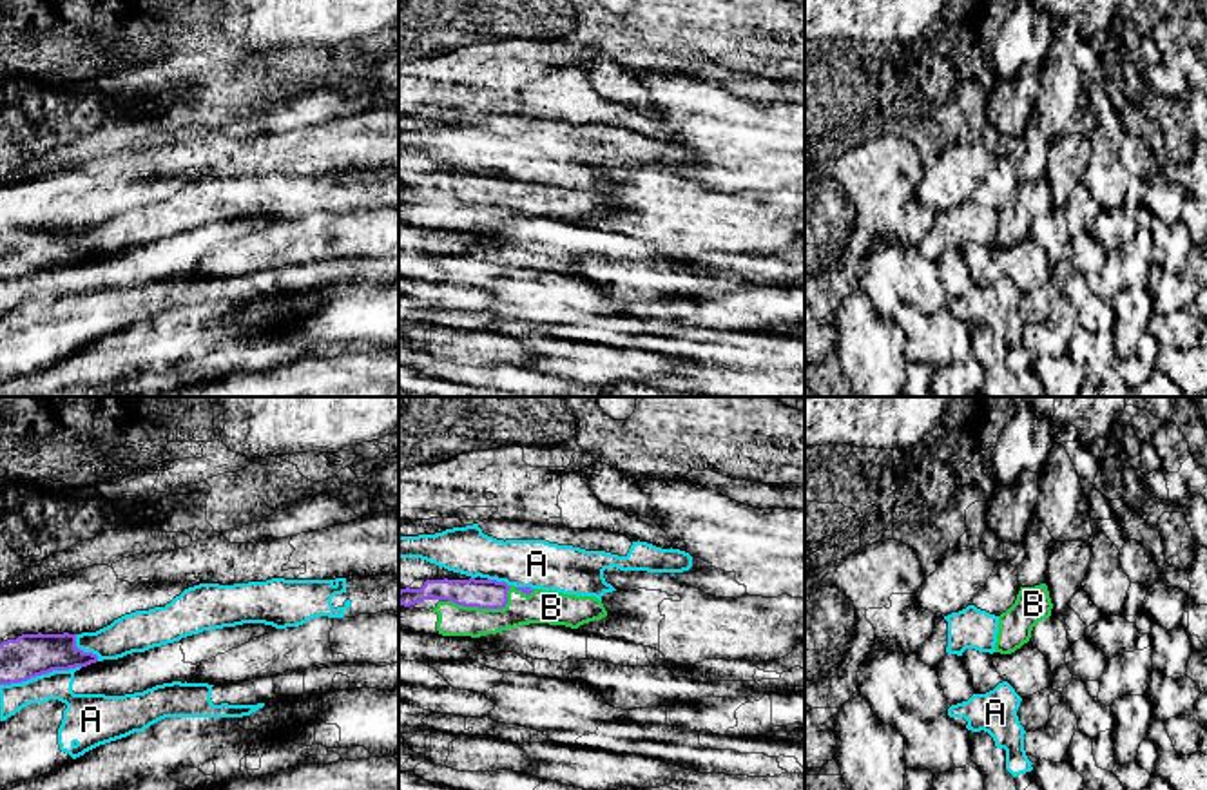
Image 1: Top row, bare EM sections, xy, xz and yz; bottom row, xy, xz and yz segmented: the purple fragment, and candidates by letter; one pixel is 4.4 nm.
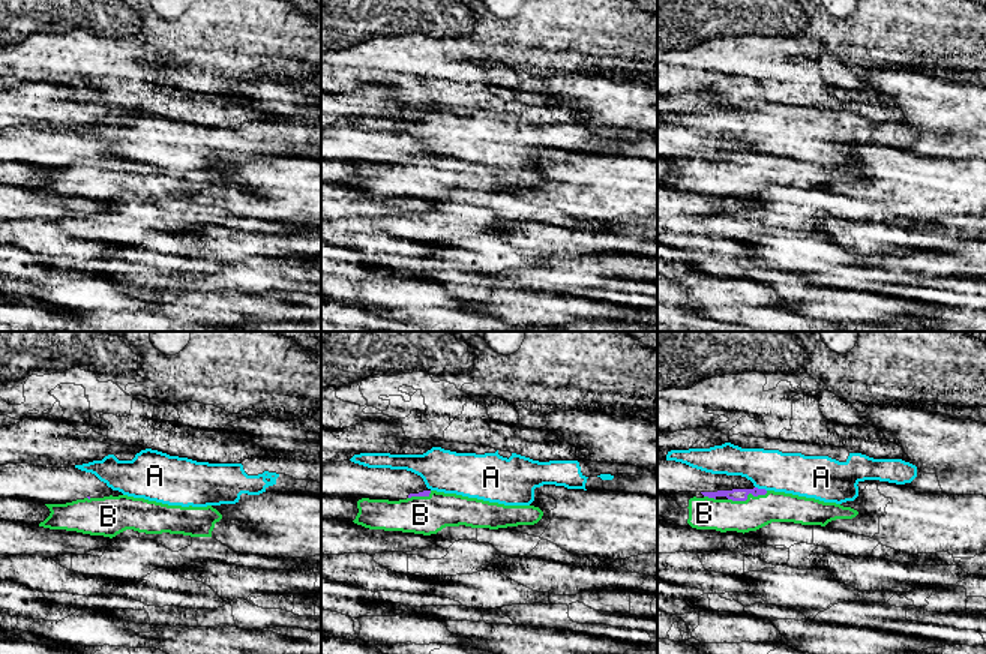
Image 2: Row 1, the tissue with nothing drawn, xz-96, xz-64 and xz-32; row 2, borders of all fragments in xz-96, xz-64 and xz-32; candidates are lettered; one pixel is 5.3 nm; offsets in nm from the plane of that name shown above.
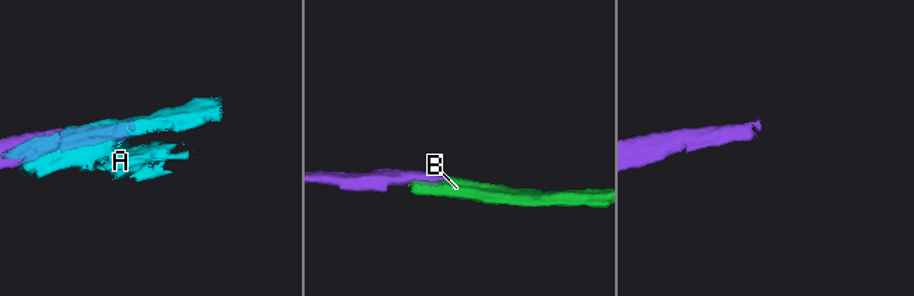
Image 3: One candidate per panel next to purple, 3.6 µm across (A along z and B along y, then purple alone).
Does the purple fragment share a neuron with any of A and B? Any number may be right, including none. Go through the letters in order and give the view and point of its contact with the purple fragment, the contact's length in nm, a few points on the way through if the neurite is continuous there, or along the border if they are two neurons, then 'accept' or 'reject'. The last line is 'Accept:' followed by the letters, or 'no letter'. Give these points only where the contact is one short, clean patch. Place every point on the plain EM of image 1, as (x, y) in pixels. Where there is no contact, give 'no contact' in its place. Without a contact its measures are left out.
A: meets purple in xy at (40, 269); contact 380 nm long; reject
B: meets purple in xz at (497, 202); contact 380 nm long; runs through xz (470, 187), (482, 200), (497, 202), (551, 202); accept
Accept: B

